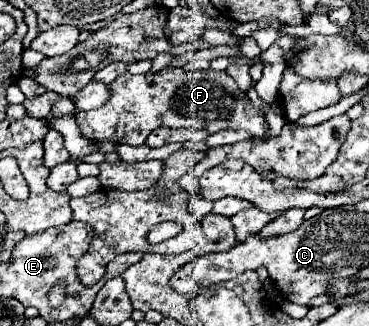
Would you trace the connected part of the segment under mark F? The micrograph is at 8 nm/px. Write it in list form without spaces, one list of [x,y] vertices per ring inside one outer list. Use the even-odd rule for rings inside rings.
[[[166,68],[156,74],[124,72],[110,84],[110,90],[112,98],[104,106],[76,114],[82,136],[90,140],[142,146],[146,136],[156,128],[192,126],[208,130],[210,134],[218,130],[244,130],[250,132],[252,138],[262,138],[268,132],[264,116],[238,88],[234,78],[212,68],[204,72],[186,72],[182,68]]]

